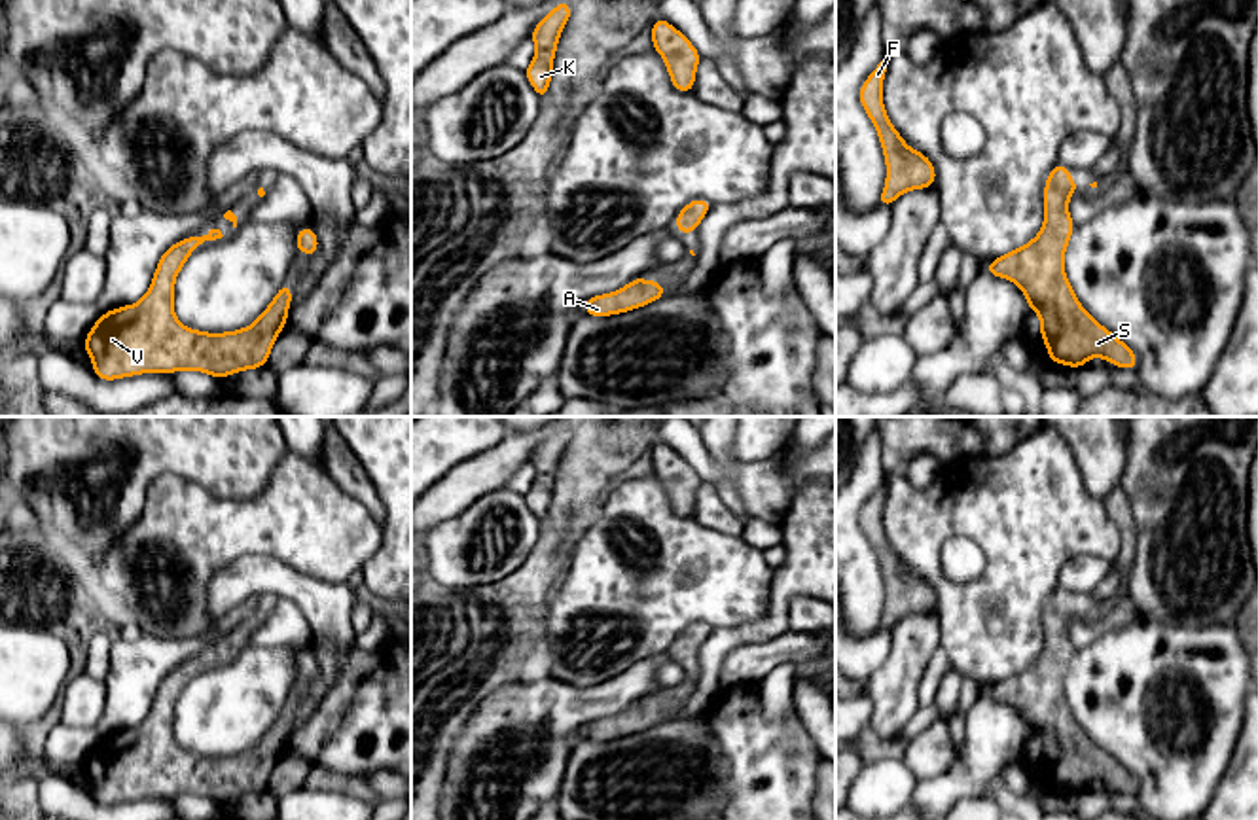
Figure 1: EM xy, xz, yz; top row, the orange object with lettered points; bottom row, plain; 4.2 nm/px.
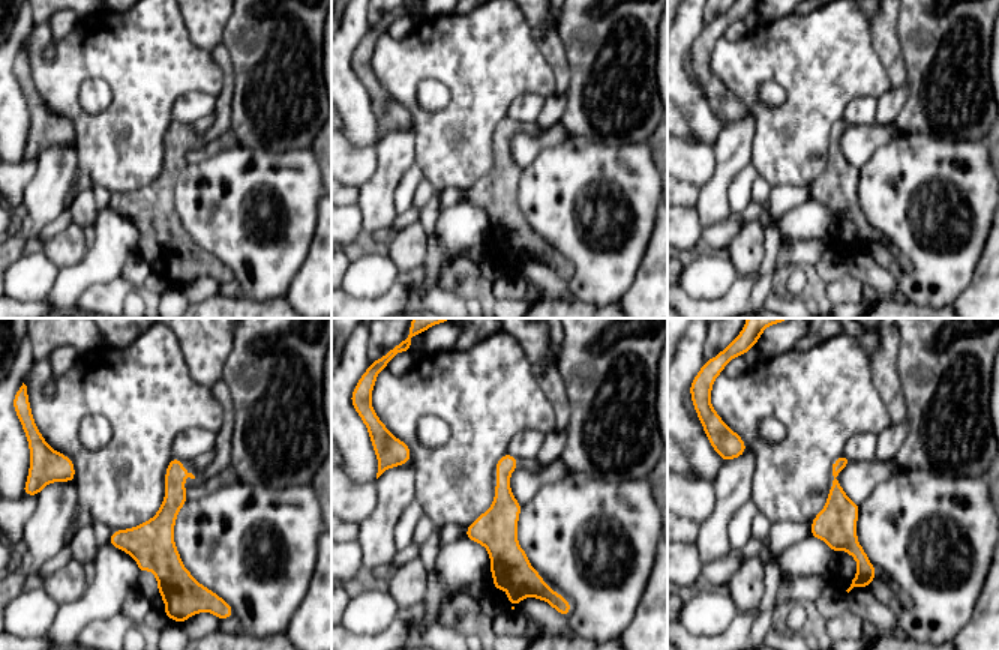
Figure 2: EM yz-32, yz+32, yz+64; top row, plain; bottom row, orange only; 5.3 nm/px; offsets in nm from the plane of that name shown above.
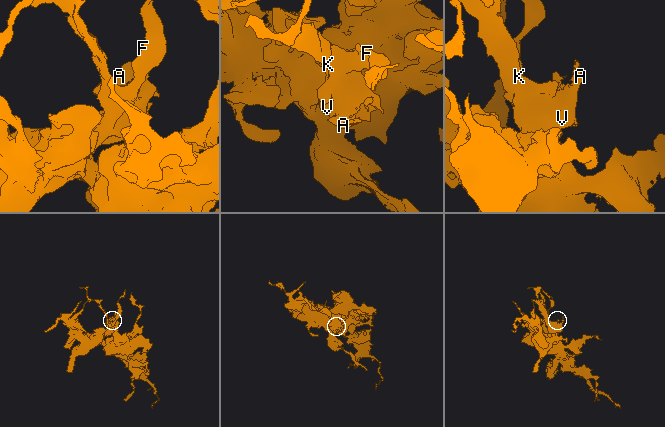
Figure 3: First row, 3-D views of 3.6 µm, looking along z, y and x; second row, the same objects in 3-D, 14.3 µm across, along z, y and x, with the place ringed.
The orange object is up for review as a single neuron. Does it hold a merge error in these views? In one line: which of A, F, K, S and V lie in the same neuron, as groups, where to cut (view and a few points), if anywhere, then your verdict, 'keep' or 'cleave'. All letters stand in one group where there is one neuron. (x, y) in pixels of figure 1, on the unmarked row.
groups A F K S V; cut none; keep

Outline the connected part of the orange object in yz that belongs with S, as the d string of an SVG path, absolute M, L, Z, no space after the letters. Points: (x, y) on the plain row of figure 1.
M1057 587L1044 606L1044 648L1038 659L989 686L985 697L1006 703L1023 716L1027 731L1040 740L1040 761L1050 786L1080 793L1089 782L1105 782L1116 792L1137 793L1131 771L1084 733L1065 697L1065 676L1076 651L1069 627L1080 612L1069 591Z

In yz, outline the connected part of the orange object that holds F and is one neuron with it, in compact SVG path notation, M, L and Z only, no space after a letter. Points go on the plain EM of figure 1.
M883 483L862 508L858 525L877 555L887 589L887 602L877 629L890 631L908 615L934 610L936 593L928 579L909 572L890 547L883 528L885 496L887 485Z

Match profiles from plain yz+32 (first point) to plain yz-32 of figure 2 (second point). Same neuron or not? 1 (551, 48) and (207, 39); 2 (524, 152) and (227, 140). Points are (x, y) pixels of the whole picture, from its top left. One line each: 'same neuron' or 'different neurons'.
1: different neurons
2: same neuron

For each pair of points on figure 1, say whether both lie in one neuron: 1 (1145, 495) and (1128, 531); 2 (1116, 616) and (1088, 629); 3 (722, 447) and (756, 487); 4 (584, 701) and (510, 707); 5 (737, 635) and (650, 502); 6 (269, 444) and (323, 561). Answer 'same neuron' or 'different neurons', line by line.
1: different neurons
2: same neuron
3: different neurons
4: same neuron
5: different neurons
6: different neurons

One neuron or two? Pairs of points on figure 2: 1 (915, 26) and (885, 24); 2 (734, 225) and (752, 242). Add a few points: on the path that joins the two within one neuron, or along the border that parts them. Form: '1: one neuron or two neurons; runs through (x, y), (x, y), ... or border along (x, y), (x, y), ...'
1: two neurons; border along (897, 15), (897, 39), (905, 59)
2: two neurons; border along (746, 224), (723, 252)

